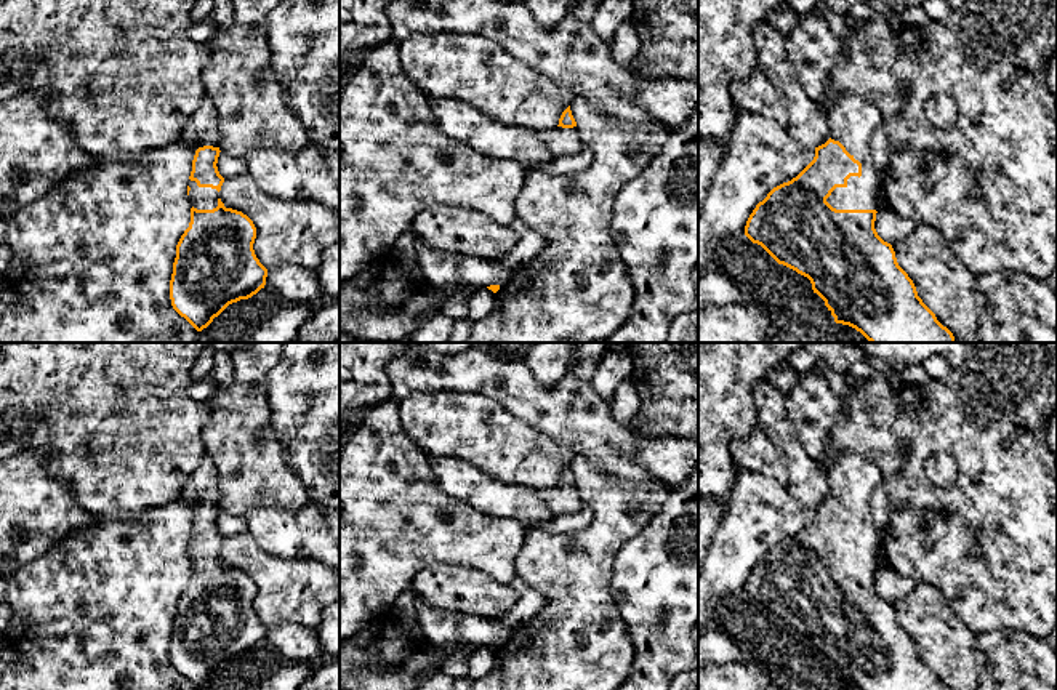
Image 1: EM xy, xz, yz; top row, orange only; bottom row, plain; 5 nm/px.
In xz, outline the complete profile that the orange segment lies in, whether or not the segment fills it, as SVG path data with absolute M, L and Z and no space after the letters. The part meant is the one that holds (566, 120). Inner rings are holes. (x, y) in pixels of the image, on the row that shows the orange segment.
M570 106L562 112L557 126L540 131L538 136L554 157L573 155L583 149L583 141Z

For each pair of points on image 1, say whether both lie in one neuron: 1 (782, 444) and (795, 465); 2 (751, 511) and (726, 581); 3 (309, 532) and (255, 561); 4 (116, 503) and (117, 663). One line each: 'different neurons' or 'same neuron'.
1: same neuron
2: same neuron
3: different neurons
4: different neurons

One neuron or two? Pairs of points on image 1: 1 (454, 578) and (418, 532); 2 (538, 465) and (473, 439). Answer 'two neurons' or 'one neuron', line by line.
1: two neurons
2: one neuron

